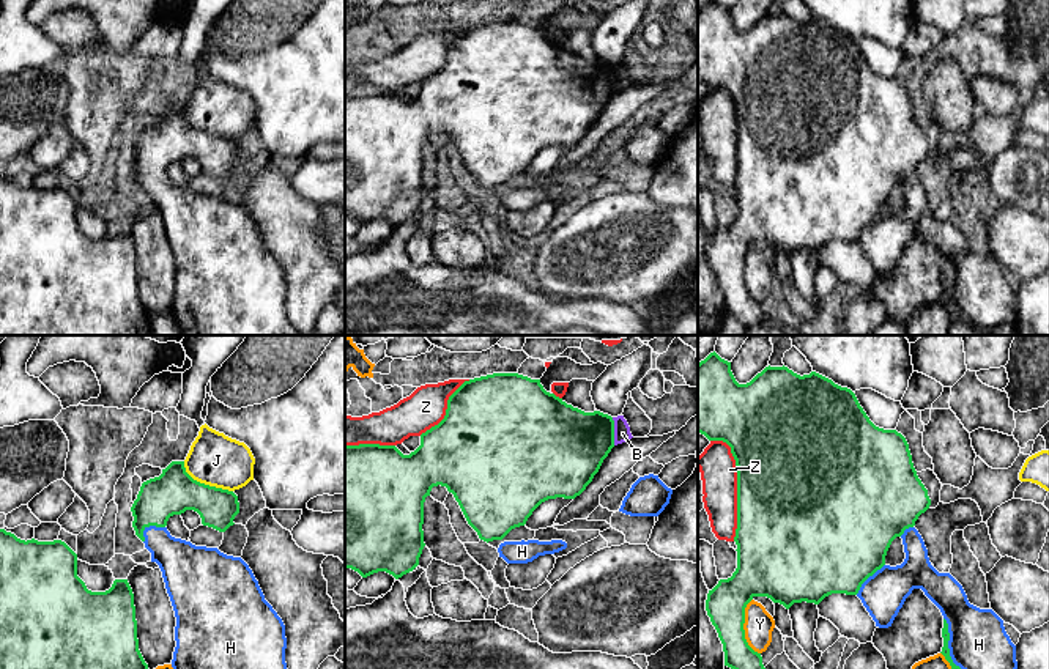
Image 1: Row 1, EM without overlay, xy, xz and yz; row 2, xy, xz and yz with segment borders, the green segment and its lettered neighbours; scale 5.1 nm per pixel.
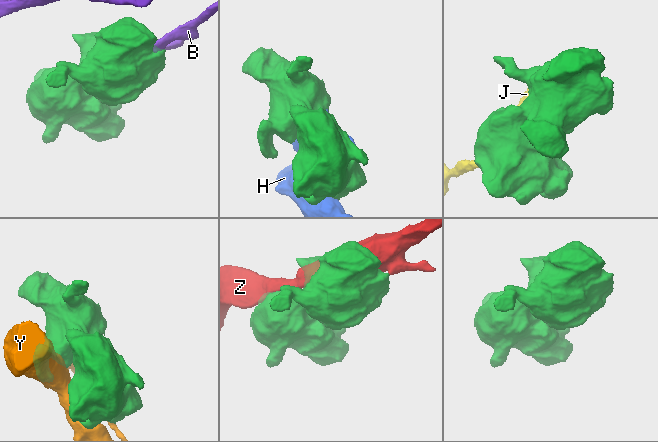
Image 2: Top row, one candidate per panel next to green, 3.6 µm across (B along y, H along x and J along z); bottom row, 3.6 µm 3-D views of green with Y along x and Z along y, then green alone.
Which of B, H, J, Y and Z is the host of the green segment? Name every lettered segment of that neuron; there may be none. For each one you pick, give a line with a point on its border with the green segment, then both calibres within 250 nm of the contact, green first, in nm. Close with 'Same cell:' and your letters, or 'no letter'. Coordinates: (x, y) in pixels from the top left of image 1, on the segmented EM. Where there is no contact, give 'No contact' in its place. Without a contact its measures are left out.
H: Touches green at yz (947, 644). Thickness 50 nm (green) against 280 nm
Same cell: H

